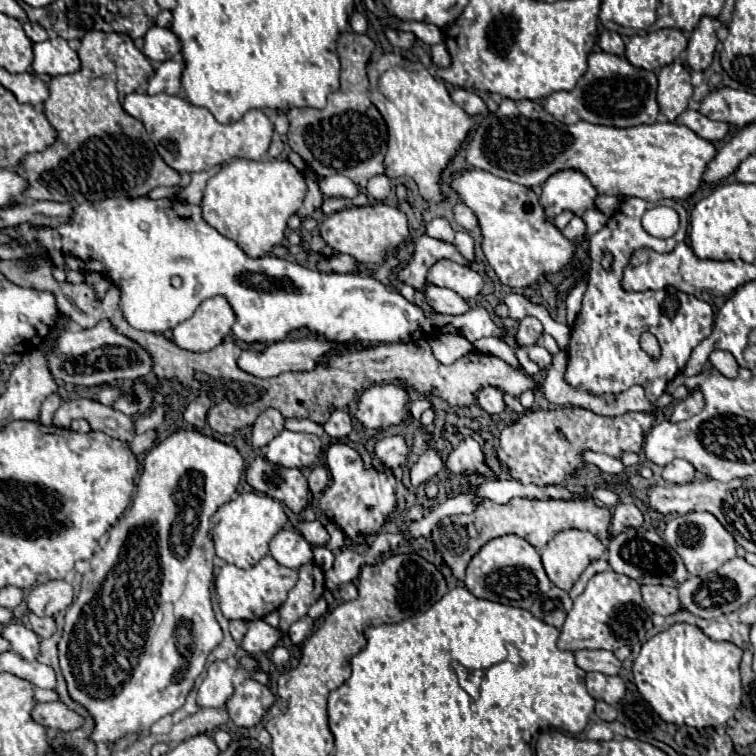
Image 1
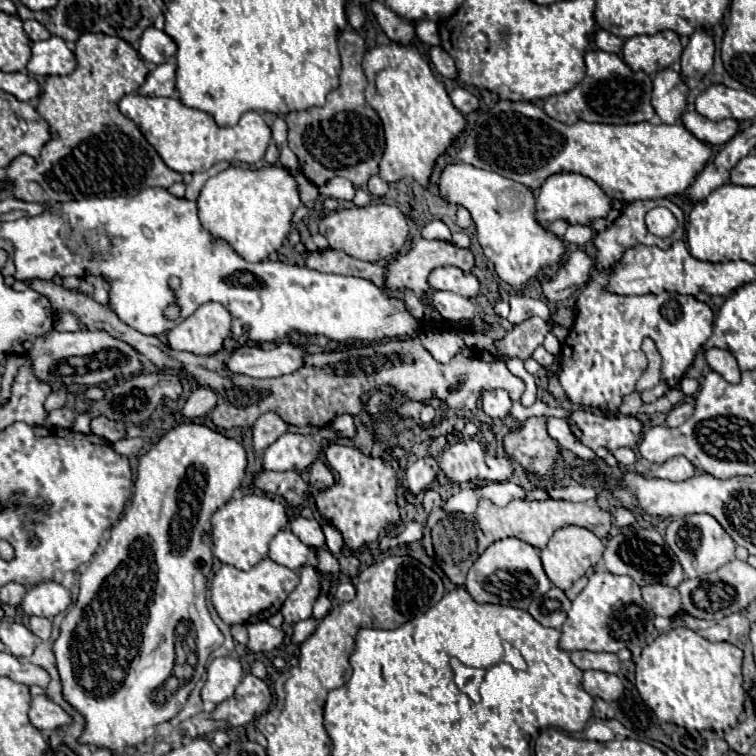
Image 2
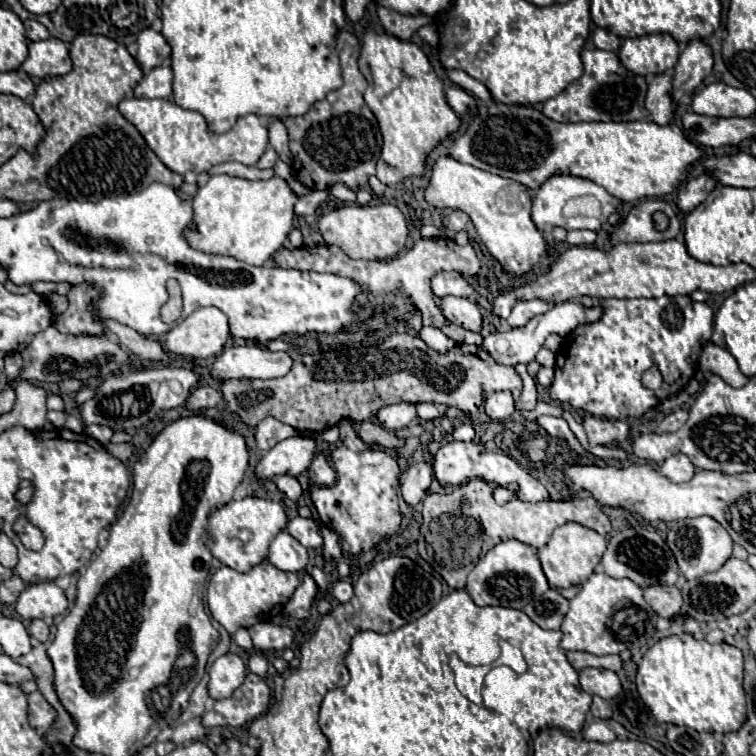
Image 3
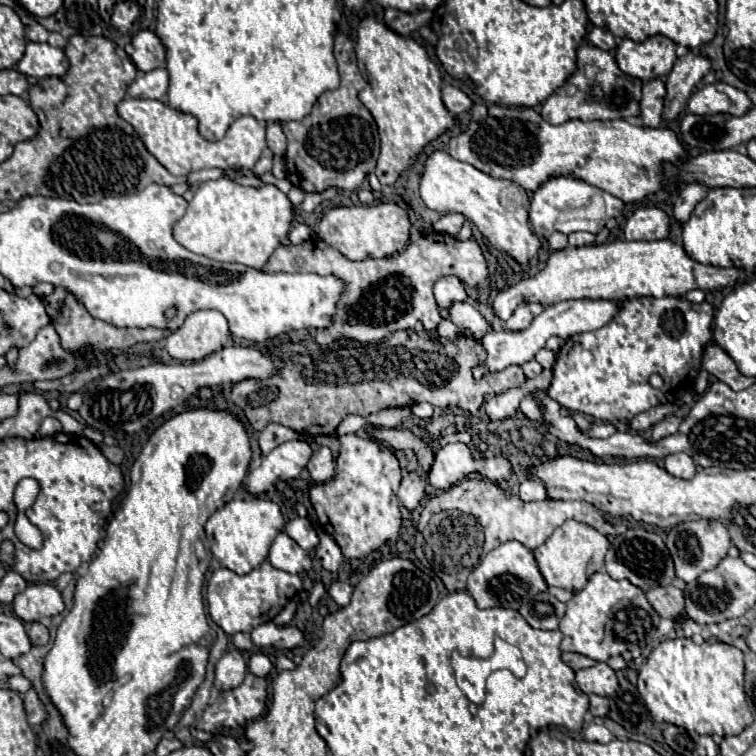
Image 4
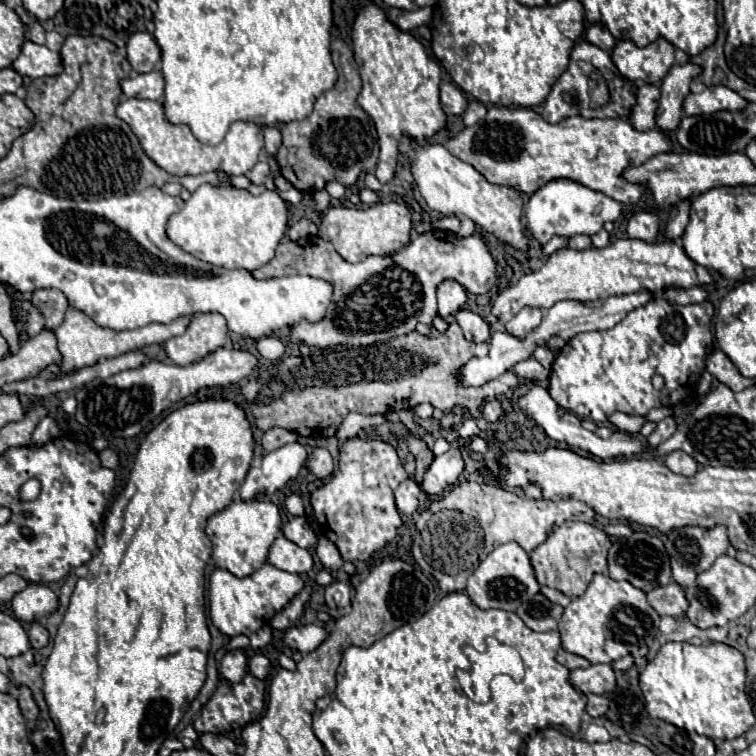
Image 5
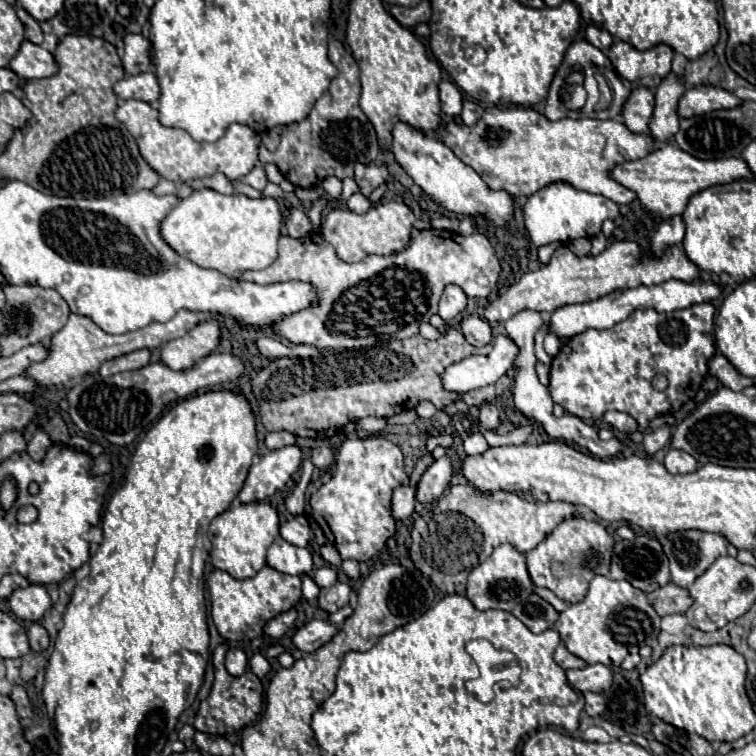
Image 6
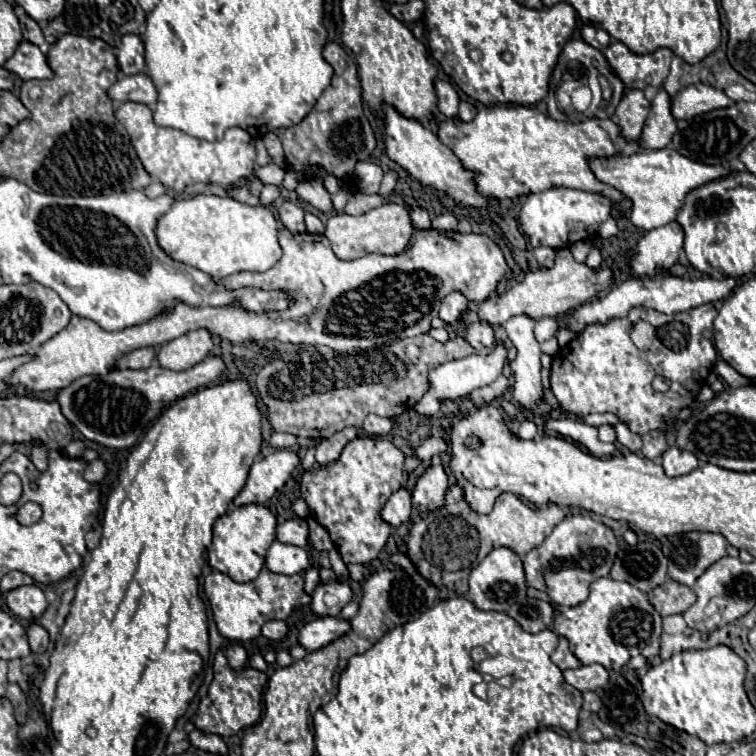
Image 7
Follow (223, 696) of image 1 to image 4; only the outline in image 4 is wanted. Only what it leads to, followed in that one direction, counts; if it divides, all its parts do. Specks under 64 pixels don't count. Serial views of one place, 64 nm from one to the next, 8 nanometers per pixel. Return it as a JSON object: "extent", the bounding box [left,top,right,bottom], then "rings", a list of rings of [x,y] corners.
{"extent":[214,650,246,692],"rings":[[[230,650],[216,662],[214,688],[218,692],[232,690],[242,684],[244,676],[246,676],[246,660],[238,650]]]}

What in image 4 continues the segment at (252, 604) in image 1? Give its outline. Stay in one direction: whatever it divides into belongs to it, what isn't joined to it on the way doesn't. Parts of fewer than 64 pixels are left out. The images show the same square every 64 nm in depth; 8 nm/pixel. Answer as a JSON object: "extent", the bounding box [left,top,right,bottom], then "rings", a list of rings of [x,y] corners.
{"extent":[206,560,302,634],"rings":[[[268,560],[256,566],[250,574],[236,574],[228,568],[218,568],[206,586],[206,600],[210,618],[228,634],[252,632],[252,628],[274,620],[274,616],[288,604],[296,592],[302,590],[302,580],[296,574],[276,570]]]}

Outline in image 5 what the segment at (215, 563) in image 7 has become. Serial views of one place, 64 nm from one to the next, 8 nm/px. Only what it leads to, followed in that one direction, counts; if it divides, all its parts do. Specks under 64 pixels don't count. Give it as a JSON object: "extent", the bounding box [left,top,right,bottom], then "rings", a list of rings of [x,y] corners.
{"extent":[206,500,282,578],"rings":[[[234,500],[224,510],[208,518],[206,534],[212,542],[212,560],[218,568],[224,568],[238,578],[250,576],[266,562],[268,548],[280,534],[280,526],[282,518],[276,504],[268,500]]]}

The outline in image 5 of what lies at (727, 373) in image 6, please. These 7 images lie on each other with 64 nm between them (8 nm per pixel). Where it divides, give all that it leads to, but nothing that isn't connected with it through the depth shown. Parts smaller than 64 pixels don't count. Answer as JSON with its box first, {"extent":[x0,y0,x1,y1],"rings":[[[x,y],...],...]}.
{"extent":[706,348,754,392],"rings":[[[718,348],[708,354],[706,370],[714,378],[718,378],[722,384],[728,384],[728,388],[732,388],[734,392],[740,392],[740,390],[744,390],[744,388],[748,388],[748,386],[754,384],[754,380],[752,378],[744,378],[736,370],[736,366],[732,364],[732,360],[722,350],[718,350]]]}

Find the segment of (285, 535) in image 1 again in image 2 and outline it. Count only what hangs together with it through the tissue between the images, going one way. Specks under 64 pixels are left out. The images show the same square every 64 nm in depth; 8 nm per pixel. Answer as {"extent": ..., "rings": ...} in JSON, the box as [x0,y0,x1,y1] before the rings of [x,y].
{"extent":[268,528,316,570],"rings":[[[284,528],[272,538],[268,558],[290,570],[300,570],[304,564],[316,562],[316,552],[302,544],[300,538],[294,536],[290,528]]]}

